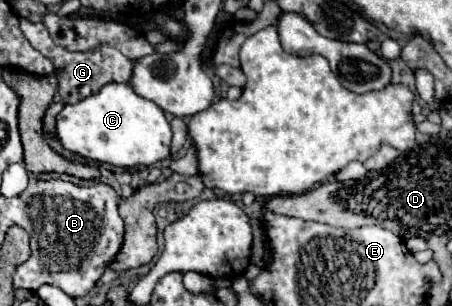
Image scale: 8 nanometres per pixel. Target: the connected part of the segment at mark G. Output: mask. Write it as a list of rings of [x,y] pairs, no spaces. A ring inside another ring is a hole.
[[[20,18],[20,30],[26,36],[26,40],[32,44],[32,48],[36,48],[38,52],[42,52],[44,56],[48,56],[56,68],[56,78],[58,78],[58,92],[64,100],[64,104],[76,104],[84,98],[88,98],[90,94],[98,94],[102,86],[110,84],[110,82],[122,82],[128,84],[132,78],[132,66],[134,62],[128,60],[122,52],[118,52],[112,46],[100,46],[96,52],[68,52],[66,48],[60,48],[56,44],[52,44],[52,38],[48,36],[48,30],[44,28],[42,22],[30,22],[26,18]]]

